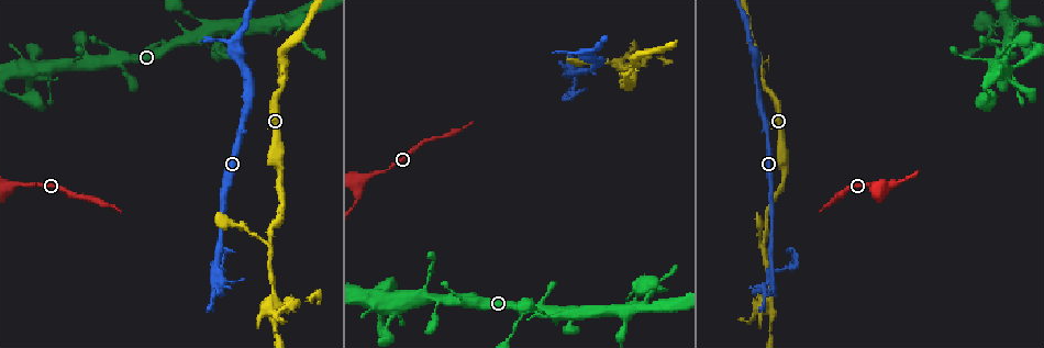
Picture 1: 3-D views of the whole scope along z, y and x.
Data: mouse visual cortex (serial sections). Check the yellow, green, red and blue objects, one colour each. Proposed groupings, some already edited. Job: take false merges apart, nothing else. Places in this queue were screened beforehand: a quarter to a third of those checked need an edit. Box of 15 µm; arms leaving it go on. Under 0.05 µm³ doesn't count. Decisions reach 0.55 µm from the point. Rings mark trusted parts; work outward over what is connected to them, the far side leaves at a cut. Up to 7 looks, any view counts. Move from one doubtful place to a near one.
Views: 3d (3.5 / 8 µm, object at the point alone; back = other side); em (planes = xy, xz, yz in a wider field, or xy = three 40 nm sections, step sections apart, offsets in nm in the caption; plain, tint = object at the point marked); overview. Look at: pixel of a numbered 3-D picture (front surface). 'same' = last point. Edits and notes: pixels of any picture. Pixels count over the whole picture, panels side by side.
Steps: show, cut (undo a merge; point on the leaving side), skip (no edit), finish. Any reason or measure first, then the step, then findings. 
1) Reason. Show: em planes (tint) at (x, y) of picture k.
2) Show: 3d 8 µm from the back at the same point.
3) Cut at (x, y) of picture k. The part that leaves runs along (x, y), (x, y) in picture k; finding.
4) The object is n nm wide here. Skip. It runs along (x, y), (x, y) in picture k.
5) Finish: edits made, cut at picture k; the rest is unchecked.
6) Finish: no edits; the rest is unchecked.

Abrupt turn. Show: 3d 3.5 µm from the back at (272, 239) of picture 1.

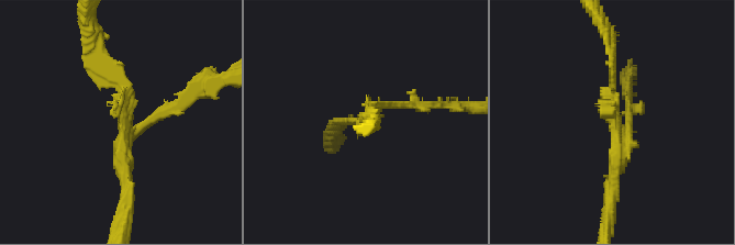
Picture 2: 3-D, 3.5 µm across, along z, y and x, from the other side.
3 arms meet here; the arms are 150, 150, 200 nm wide. Show: em xy step 2 (plain) at (614, 127) of picture 2.

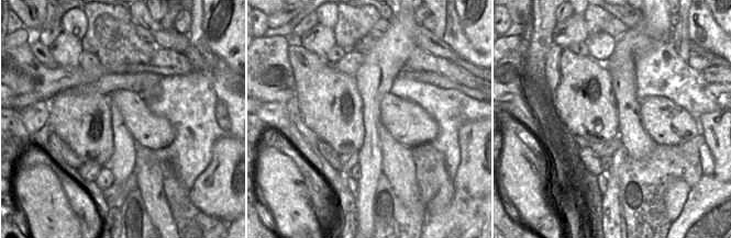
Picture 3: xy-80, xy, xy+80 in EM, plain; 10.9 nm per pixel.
With the object marked. Show: em xy step 2 (tint) at the same point.

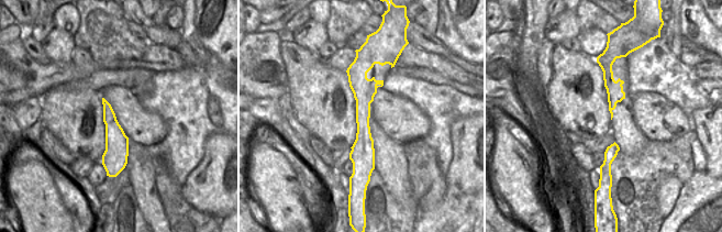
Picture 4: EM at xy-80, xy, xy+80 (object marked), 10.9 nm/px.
Skip. It runs along (99, 58), (123, 81), (126, 200) in picture 2; all the same cell.

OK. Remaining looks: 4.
Four or more arms meet. Show: 3d 3.5 µm at (768, 303) of picture 1.

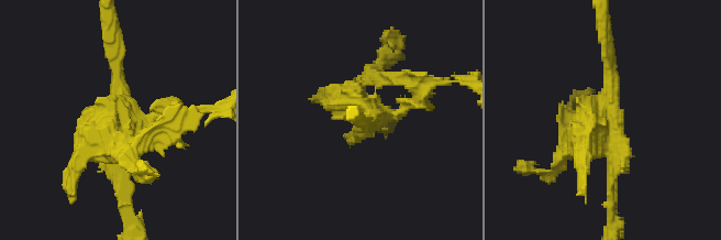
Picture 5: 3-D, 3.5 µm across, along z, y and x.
Show: em xy step 1 (tint) at (603, 118) of picture 5.

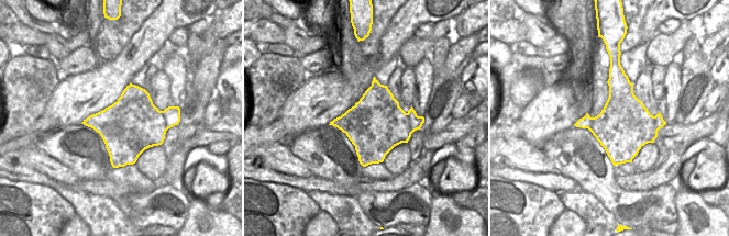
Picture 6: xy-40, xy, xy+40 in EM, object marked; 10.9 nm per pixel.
Cut at (572, 119) of picture 5. The part that leaves runs along (605, 108), (566, 142) in picture 5; a second cell is stuck on.

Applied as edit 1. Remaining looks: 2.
Finish: edits made, cut at picture 5; the rest is unchecked.

